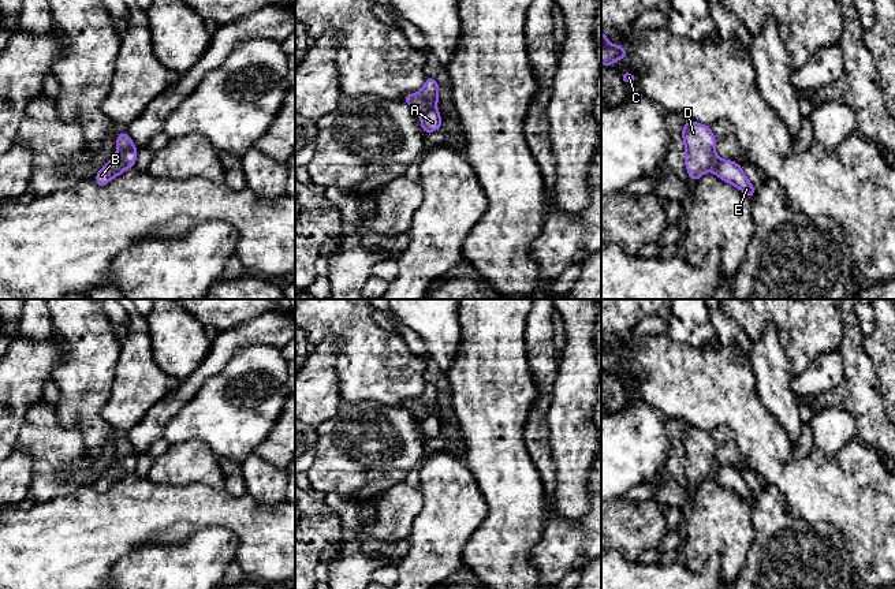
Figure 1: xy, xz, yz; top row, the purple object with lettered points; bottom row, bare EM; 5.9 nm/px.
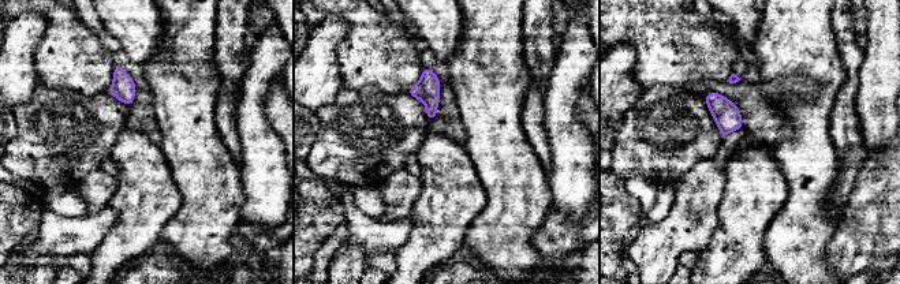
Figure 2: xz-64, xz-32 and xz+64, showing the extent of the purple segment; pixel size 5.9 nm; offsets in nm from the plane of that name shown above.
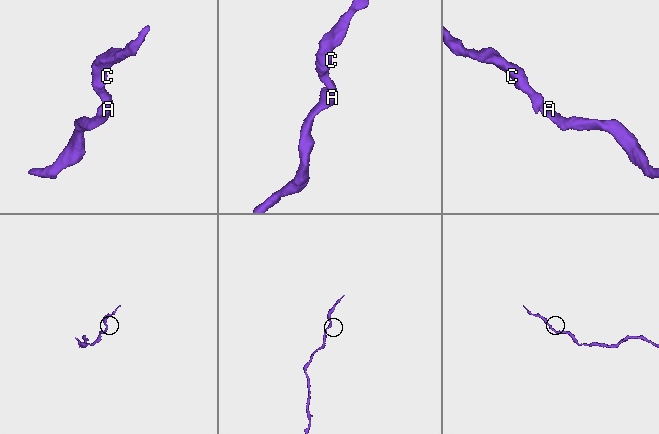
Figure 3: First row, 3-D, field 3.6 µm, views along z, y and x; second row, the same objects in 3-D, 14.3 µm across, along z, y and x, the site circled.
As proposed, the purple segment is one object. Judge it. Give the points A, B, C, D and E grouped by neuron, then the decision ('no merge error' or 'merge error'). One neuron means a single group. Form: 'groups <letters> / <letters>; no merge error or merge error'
groups A B C D E; no merge error

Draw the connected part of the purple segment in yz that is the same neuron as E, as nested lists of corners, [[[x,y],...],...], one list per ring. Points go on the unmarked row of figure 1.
[[[689,426],[680,439],[686,455],[683,466],[691,487],[697,488],[711,476],[717,484],[738,493],[745,502],[754,503],[756,495],[741,471],[731,466],[720,466],[716,461],[716,446],[709,432]]]

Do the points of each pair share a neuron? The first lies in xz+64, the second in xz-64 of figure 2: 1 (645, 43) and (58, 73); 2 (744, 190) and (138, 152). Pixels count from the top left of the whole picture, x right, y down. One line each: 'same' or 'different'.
1: same
2: same

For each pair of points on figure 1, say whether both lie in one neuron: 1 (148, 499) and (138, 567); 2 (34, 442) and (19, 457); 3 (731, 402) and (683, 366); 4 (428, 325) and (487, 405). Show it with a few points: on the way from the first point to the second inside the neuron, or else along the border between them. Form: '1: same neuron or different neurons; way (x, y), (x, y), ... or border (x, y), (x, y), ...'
1: different neurons; border (174, 544), (141, 544), (115, 563)
2: different neurons; border (19, 444), (32, 459), (30, 483)
3: same neuron; way (719, 390), (712, 386), (703, 386), (696, 379)
4: different neurons; border (461, 328), (458, 353), (446, 373)

